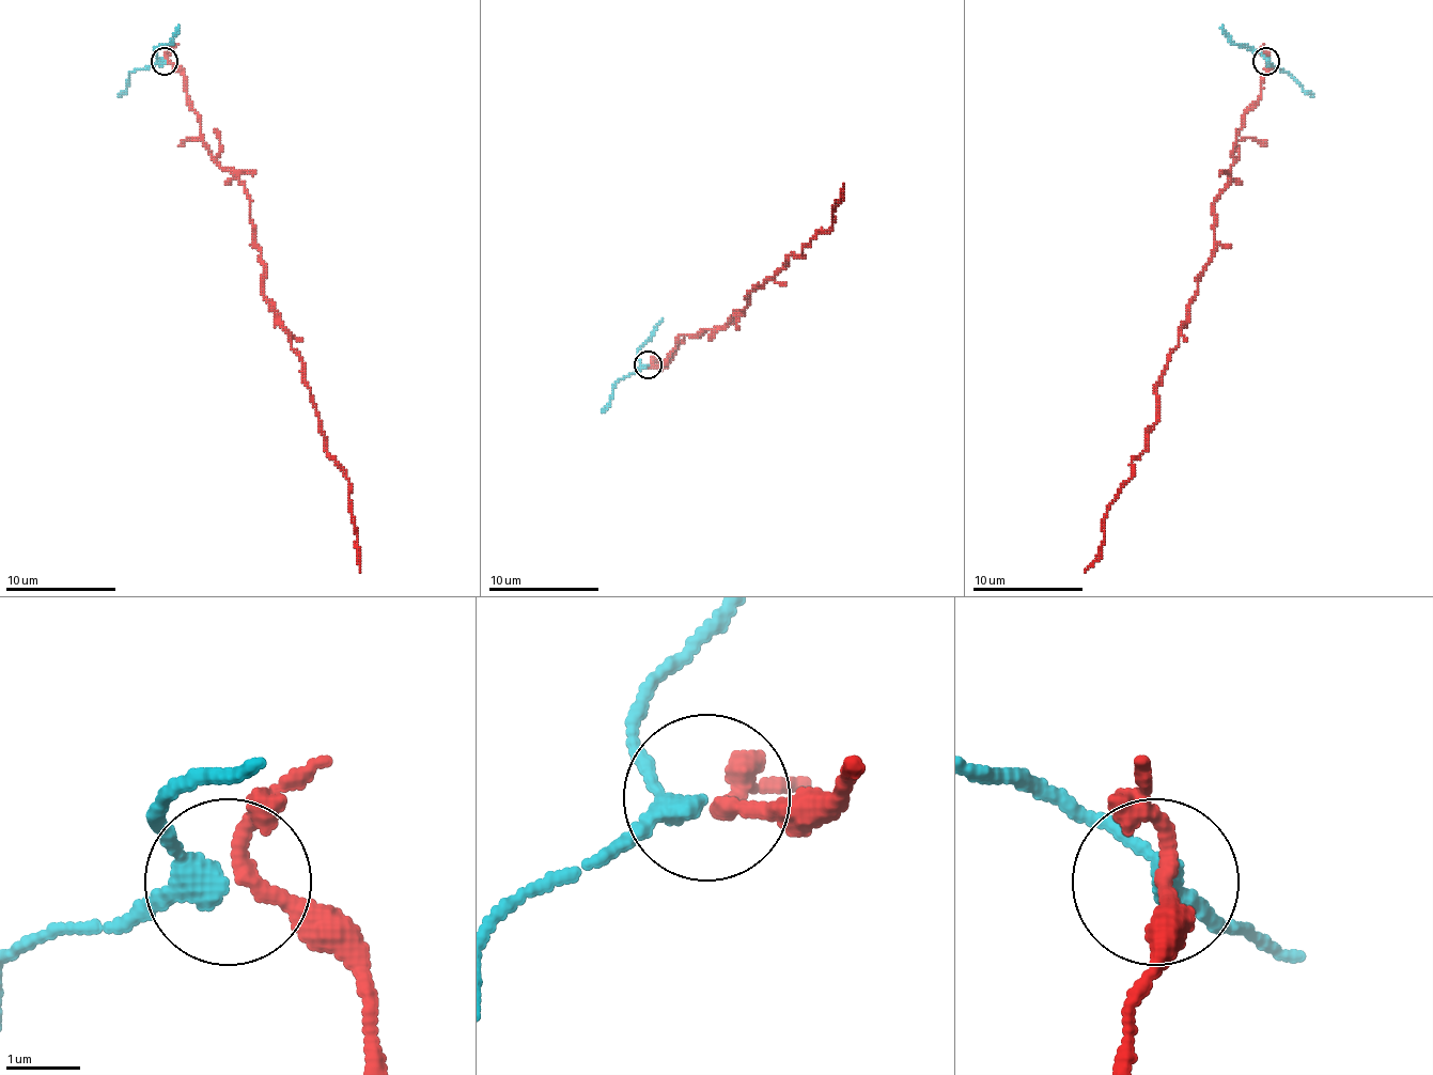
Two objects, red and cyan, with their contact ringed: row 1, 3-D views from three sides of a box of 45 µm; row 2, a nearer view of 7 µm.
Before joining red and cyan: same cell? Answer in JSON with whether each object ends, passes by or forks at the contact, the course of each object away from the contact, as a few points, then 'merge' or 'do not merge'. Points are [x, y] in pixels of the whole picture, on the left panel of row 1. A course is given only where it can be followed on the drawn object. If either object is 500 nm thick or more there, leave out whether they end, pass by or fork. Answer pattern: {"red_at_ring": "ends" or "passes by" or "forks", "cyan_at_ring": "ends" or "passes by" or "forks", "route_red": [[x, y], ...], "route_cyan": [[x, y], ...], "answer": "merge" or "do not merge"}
{"red_at_ring": "passes by", "cyan_at_ring": "passes by", "route_red": [[165, 61], [184, 77], [203, 145], [245, 187], [264, 294], [299, 355], [324, 448], [348, 481], [360, 572]], "route_cyan": [[165, 61], [156, 61], [149, 68], [135, 68], [118, 96]], "answer": "do not merge"}

